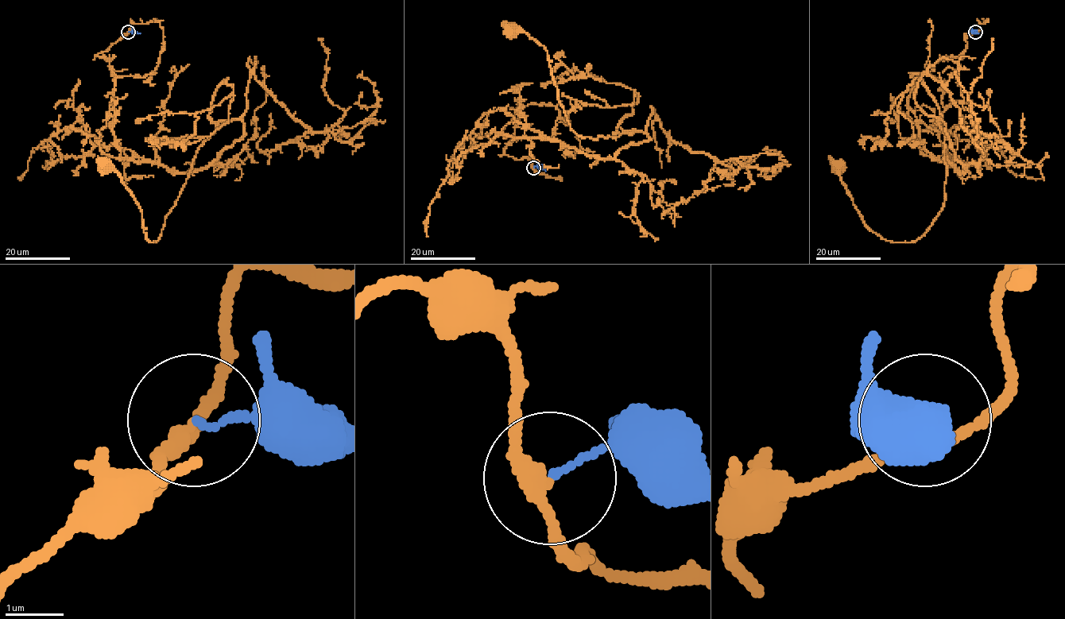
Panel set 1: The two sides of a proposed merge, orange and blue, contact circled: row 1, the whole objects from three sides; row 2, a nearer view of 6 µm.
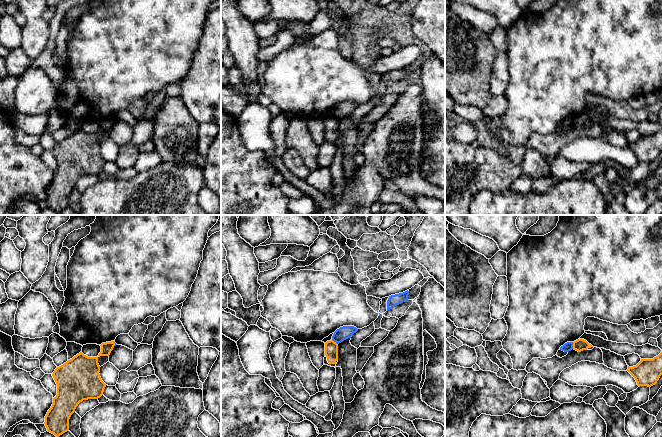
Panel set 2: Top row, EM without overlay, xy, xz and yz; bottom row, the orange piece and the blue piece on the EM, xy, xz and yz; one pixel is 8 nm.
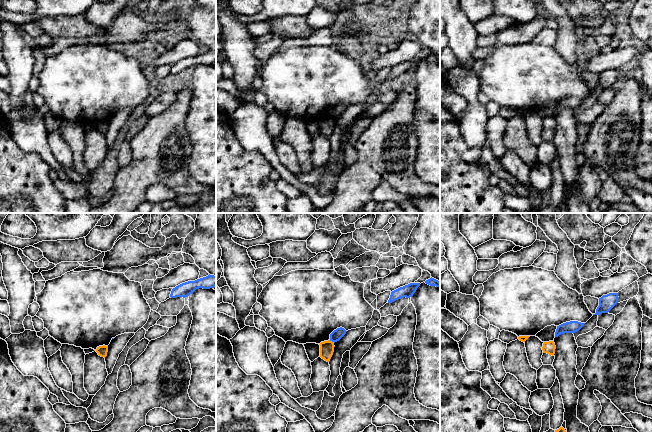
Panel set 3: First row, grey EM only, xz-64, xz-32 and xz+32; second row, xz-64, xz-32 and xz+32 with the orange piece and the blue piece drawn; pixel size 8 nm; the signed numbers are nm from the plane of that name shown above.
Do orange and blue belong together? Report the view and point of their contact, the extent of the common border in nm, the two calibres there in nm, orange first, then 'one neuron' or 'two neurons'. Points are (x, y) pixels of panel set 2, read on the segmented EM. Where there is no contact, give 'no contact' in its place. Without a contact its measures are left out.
contact yz (573, 345); length 60 nm; calibres 100 and 70 nm; two neurons

